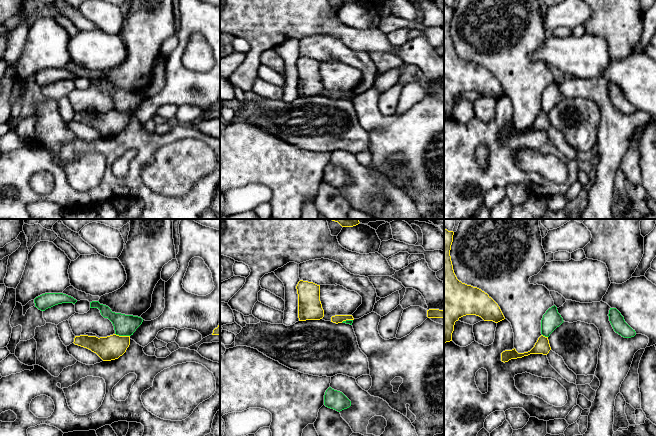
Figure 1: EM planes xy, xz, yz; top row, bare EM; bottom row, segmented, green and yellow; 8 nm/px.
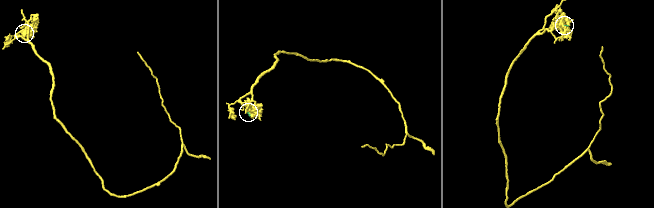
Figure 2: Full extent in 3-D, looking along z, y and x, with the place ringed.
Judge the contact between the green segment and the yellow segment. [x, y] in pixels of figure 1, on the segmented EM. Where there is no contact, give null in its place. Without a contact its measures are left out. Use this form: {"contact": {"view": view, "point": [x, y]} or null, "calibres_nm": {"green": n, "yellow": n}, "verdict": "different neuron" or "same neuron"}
{"contact": {"view": "xy", "point": [122, 335]}, "calibres_nm": {"green": 180, "yellow": 190}, "verdict": "different neuron"}

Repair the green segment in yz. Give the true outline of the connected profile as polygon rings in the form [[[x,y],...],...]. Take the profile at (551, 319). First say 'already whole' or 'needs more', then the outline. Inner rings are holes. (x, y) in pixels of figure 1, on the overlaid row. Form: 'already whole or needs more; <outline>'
already whole; [[[555,305],[552,306],[546,311],[541,320],[541,334],[545,337],[549,337],[563,322],[563,318],[558,313],[557,307]]]

